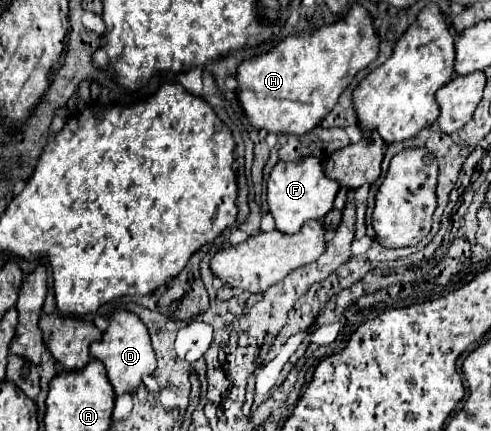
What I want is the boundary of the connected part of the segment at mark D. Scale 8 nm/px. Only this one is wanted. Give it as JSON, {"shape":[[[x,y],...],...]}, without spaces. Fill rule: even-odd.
{"shape":[[[117,310],[109,318],[109,328],[103,332],[103,338],[99,342],[91,344],[91,356],[105,364],[109,382],[113,384],[117,396],[123,392],[137,390],[143,384],[143,378],[151,376],[157,366],[147,328],[143,326],[143,322],[137,314],[131,314],[127,310]]]}

